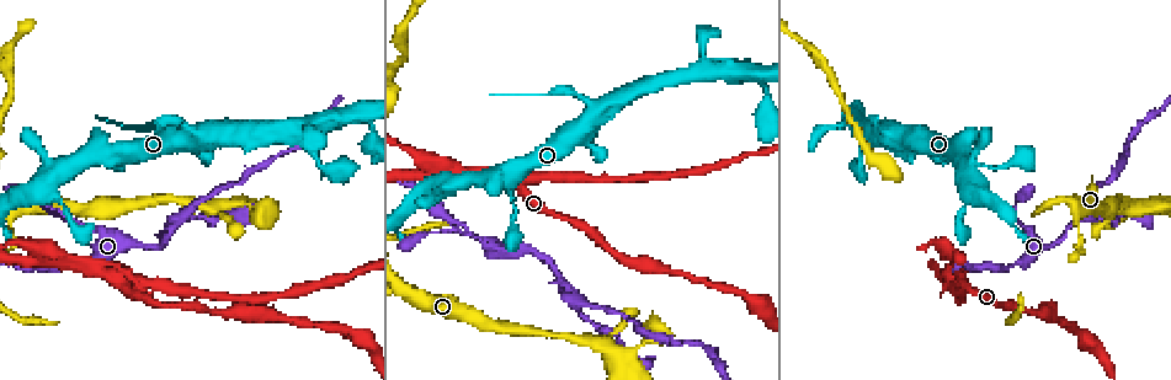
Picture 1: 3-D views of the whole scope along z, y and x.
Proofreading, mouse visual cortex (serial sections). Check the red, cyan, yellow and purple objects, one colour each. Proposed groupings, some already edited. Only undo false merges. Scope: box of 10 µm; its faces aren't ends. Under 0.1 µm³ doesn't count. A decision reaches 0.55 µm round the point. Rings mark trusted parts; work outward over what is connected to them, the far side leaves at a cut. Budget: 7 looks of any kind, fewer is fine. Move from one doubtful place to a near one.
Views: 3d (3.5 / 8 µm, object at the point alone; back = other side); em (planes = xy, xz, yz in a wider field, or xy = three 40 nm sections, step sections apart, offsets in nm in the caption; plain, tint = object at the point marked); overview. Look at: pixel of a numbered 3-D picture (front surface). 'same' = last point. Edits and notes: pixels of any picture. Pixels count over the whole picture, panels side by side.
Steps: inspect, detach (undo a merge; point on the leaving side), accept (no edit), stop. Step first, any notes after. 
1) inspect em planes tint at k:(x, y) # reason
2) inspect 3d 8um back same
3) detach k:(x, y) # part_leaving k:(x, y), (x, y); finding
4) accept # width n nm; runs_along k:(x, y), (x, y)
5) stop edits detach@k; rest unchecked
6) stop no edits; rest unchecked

inspect 3d 3.5um back at 1:(46, 256) # side arm on a straight run

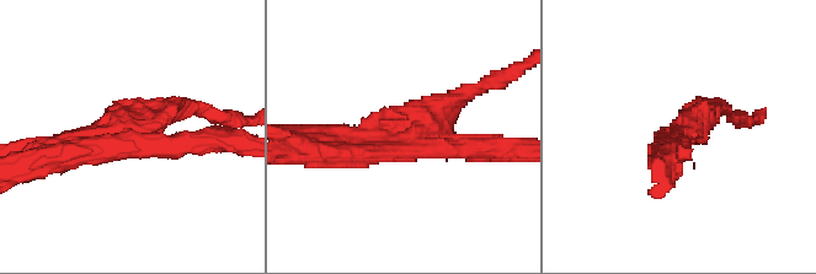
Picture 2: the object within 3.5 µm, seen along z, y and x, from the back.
inspect em xy step 1 tint at 2:(664, 139) # arms 3; arm_widths 250, 300, 300 nm; need the tissue

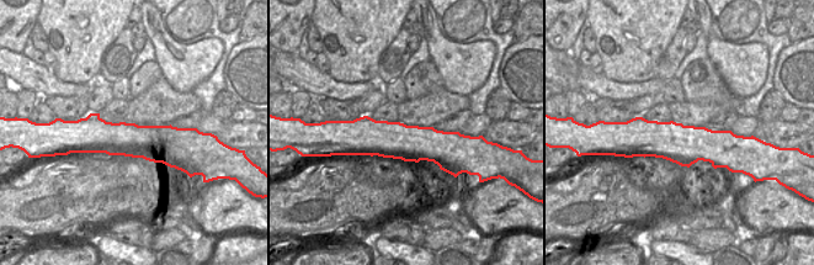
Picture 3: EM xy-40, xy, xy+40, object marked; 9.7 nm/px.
detach 2:(195, 148) # two cells meet here

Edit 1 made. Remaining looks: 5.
inspect 3d 3.5um at 1:(13, 246) # sharp bend

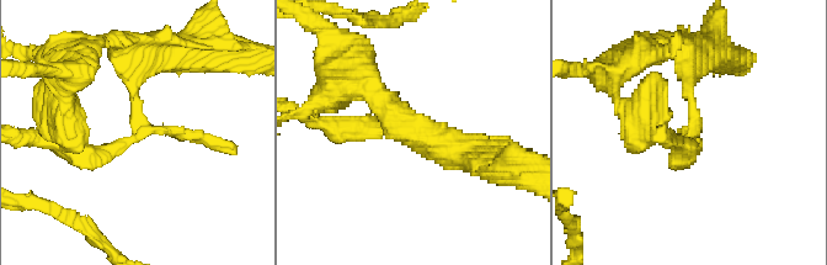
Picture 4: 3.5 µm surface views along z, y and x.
inspect em planes tint at 4:(143, 131)

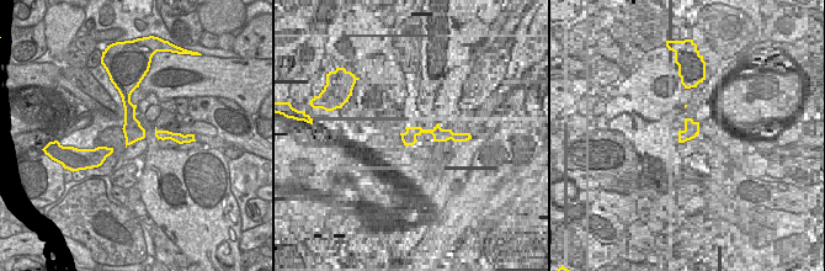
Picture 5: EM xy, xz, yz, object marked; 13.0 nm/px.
detach 4:(122, 142) # part_leaving 4:(134, 96), (142, 130), (224, 142); a second cell is stuck on

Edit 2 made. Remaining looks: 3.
inspect overview # see it whole again

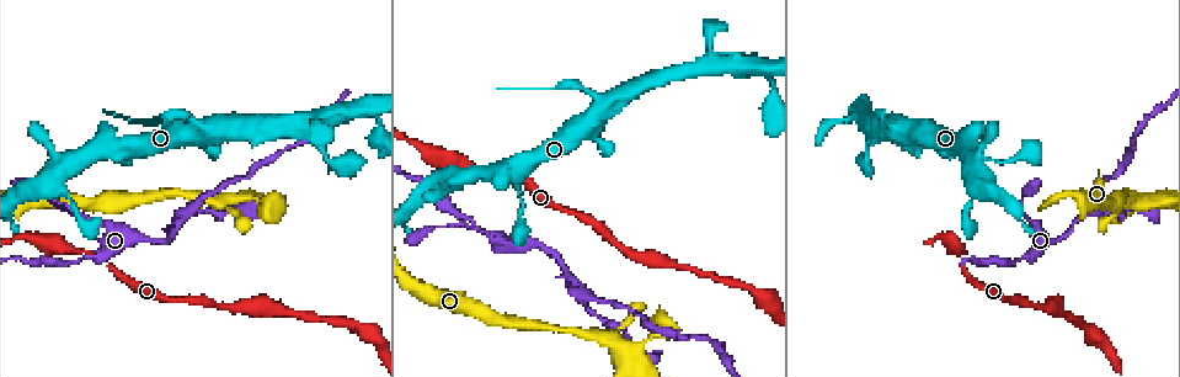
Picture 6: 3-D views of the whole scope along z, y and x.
inspect 3d 3.5um at 6:(187, 213) # two arms in line, one across

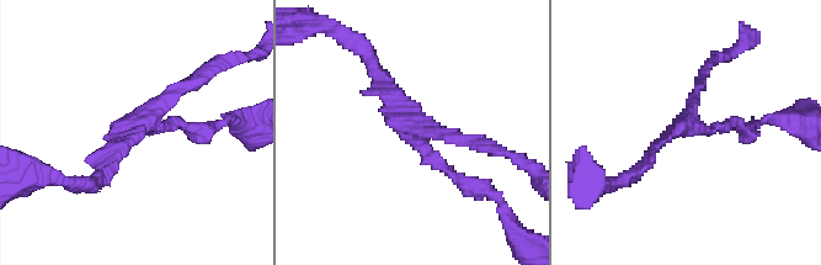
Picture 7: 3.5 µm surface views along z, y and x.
inspect em xy step 1 tint at 7:(685, 124) # arms 3; arm_widths 150, 150, 150 nm; now the EM

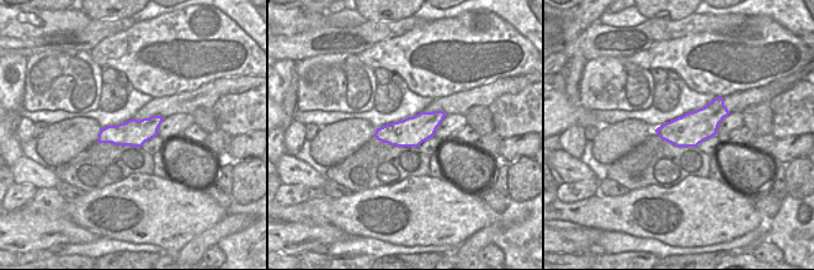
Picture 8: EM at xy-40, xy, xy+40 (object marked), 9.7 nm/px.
accept # runs_along 7:(101, 174), (165, 99), (202, 77); continuous, no second cell

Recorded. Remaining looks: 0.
stop edits detach@2, detach@4; rest unchecked

